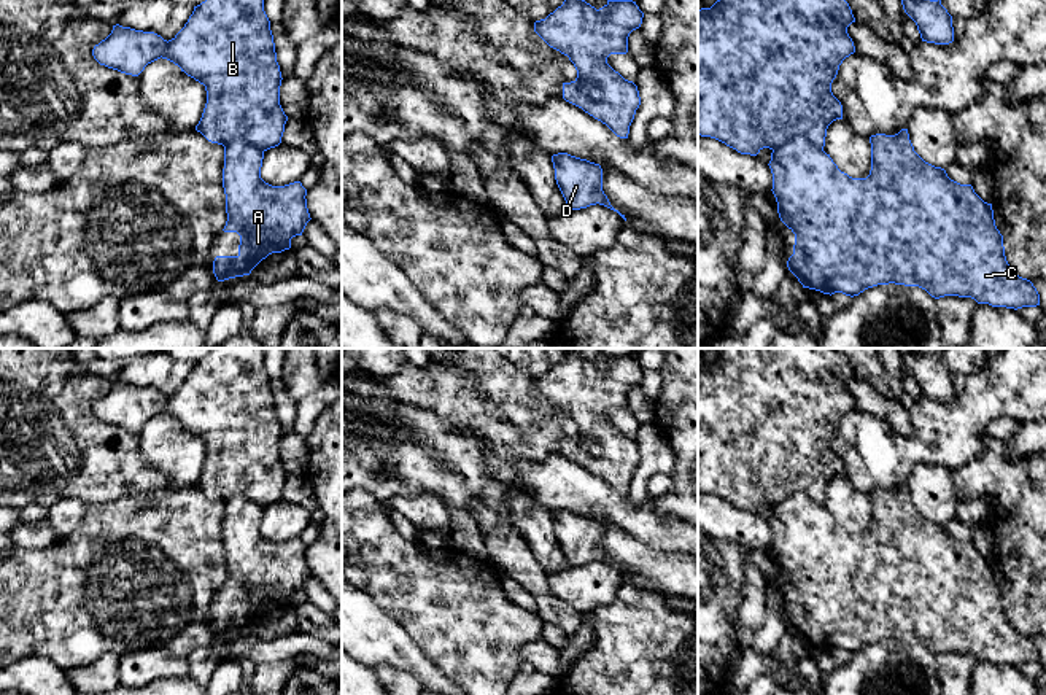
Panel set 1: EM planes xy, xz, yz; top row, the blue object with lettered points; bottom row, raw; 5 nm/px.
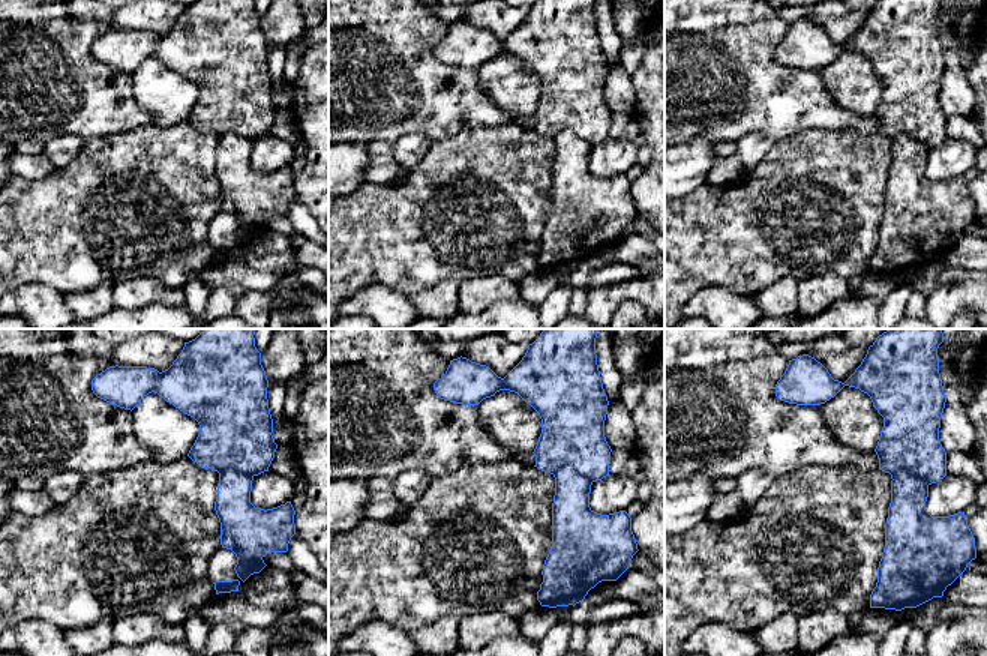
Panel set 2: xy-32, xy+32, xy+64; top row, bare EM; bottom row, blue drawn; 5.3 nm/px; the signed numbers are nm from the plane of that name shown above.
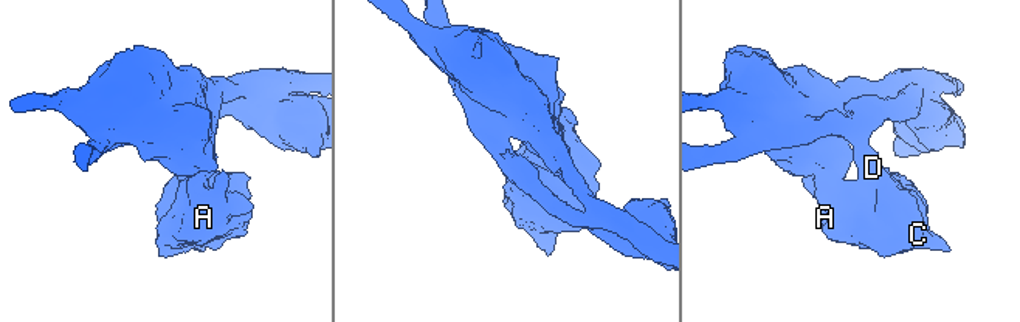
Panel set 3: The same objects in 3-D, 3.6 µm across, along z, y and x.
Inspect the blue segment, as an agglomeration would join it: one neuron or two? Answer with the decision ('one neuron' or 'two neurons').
two neurons

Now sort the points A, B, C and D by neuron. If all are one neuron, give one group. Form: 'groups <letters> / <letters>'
groups A C D / B

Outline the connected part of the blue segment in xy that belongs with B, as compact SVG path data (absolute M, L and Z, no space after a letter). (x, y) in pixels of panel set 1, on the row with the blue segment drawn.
M205 0L165 45L162 59L205 86L207 103L196 130L226 146L235 138L267 151L281 143L288 116L280 105L281 72L277 62L264 0Z

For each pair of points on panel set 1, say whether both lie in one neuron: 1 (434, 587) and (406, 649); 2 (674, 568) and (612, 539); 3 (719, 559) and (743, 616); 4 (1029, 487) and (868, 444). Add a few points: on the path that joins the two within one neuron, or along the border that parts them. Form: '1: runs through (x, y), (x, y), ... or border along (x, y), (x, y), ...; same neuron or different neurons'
1: border along (385, 611), (402, 625), (434, 667); different neurons
2: runs through (658, 566), (628, 554); same neuron
3: border along (744, 568), (741, 601), (733, 617), (736, 636); different neurons
4: border along (983, 438), (983, 449), (953, 471); different neurons

